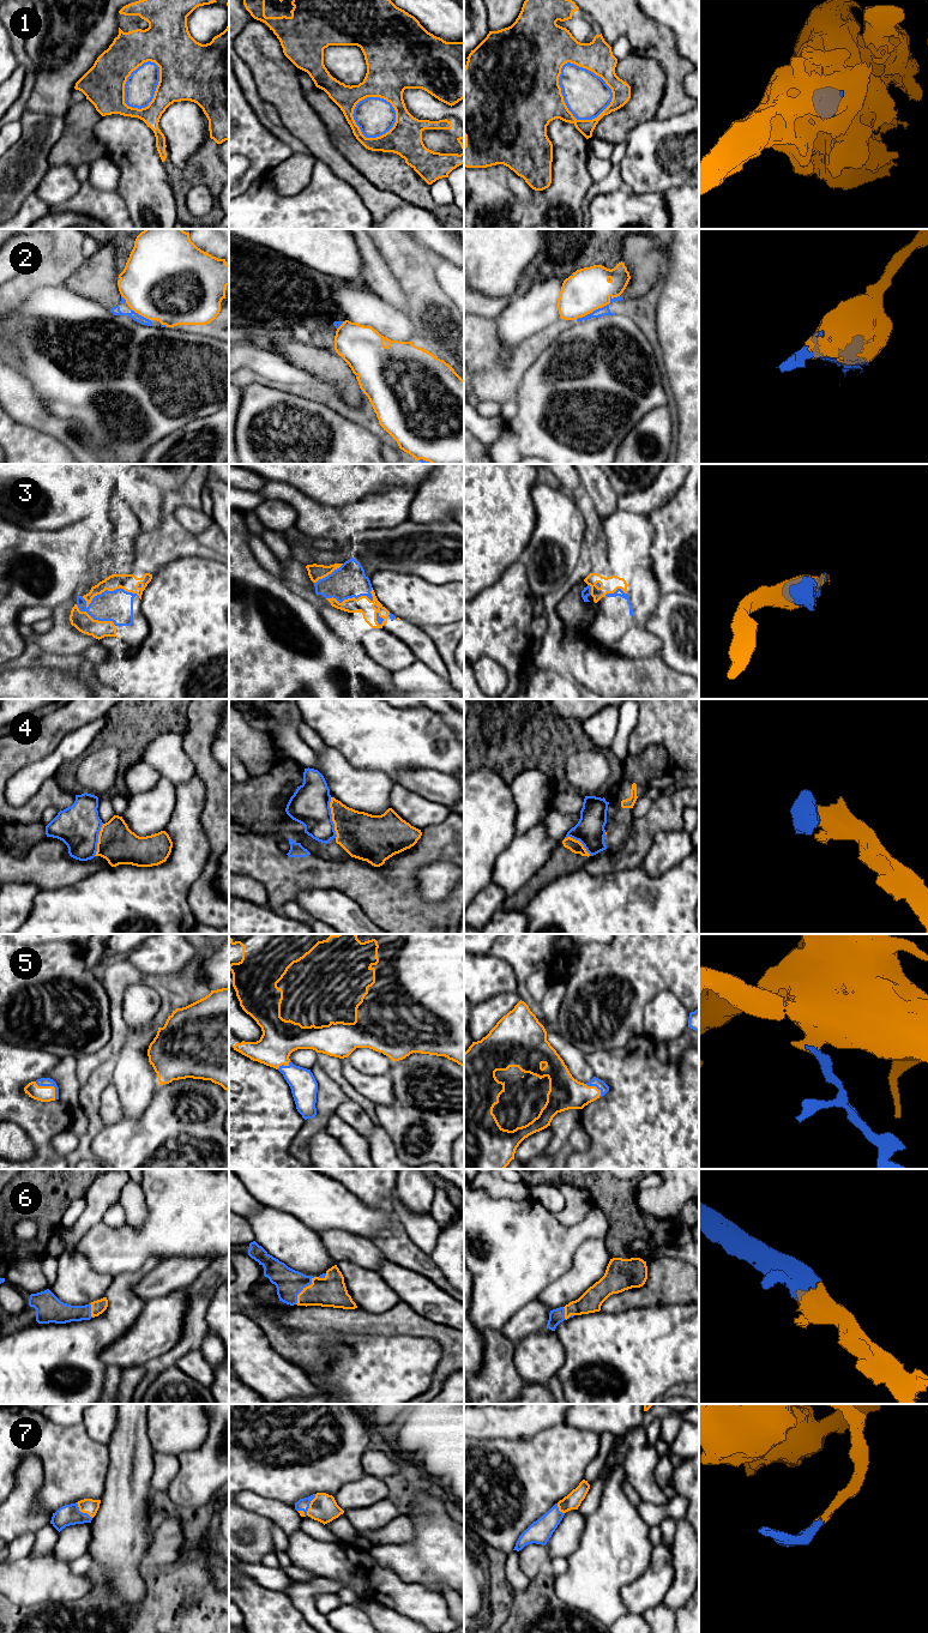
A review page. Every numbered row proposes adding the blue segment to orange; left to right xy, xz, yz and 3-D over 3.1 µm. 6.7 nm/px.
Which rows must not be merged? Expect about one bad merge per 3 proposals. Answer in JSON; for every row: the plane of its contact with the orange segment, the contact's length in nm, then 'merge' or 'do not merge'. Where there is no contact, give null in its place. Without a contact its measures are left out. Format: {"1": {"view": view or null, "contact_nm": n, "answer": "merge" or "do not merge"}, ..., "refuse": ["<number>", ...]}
{"1": {"view": "yz", "contact_nm": 440, "answer": "do not merge"}, "2": {"view": "yz", "contact_nm": 340, "answer": "merge"}, "3": {"view": "xy", "contact_nm": 400, "answer": "merge"}, "4": {"view": "xz", "contact_nm": 280, "answer": "do not merge"}, "5": {"view": "xy", "contact_nm": 180, "answer": "merge"}, "6": {"view": "xz", "contact_nm": 220, "answer": "merge"}, "7": {"view": "xz", "contact_nm": 170, "answer": "merge"}, "refuse": ["1", "4"]}

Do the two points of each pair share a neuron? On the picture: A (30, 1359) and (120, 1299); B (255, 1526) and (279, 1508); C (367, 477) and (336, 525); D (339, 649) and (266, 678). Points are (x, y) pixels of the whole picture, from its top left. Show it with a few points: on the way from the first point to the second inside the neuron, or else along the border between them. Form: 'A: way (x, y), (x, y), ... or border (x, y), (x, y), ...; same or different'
A: way (54, 1359), (64, 1359), (104, 1323); same
B: border (241, 1506), (273, 1522); different
C: border (377, 492), (344, 506), (329, 506), (321, 502); different
D: way (321, 661), (284, 662); same

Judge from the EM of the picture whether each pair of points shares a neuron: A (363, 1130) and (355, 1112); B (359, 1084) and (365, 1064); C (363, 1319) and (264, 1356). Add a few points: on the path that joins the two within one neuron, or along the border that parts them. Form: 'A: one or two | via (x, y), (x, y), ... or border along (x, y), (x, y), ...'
A: one | via (363, 1125), (355, 1116)
B: two | border along (347, 1058), (354, 1067), (363, 1073), (386, 1074)
C: two | border along (260, 1327), (269, 1344), (284, 1359), (299, 1367)

